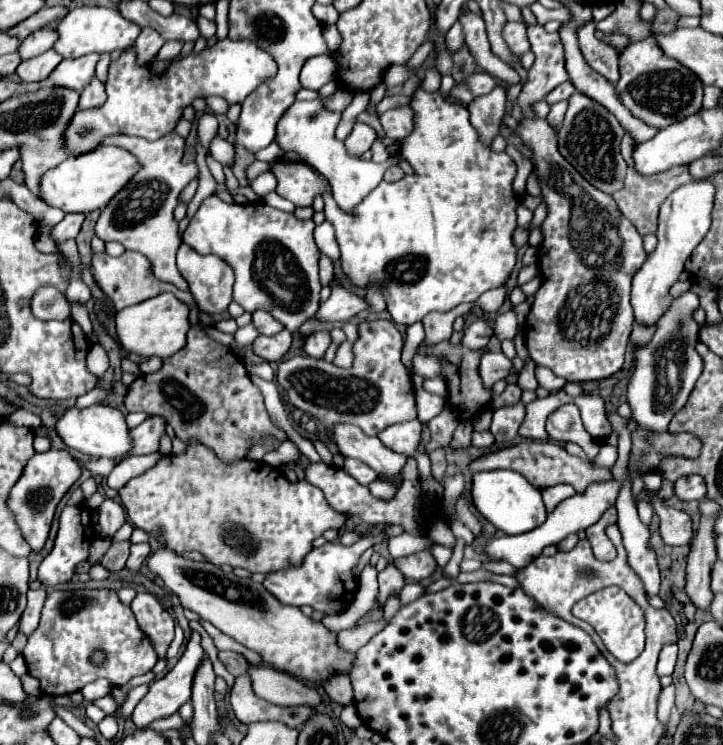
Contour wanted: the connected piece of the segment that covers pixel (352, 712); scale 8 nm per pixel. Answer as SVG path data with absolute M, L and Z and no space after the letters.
M349 704L349 706L343 708L343 712L341 712L341 722L343 722L345 726L349 726L349 728L357 728L357 726L363 724L361 718L357 716L357 710L355 710L353 704Z

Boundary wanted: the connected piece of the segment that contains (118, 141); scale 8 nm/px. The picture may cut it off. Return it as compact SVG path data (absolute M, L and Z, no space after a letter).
M169 132L167 136L155 142L133 136L109 136L99 146L125 148L139 160L139 172L101 210L95 234L103 242L121 242L127 250L141 252L153 262L153 270L159 280L175 284L181 290L189 290L189 284L185 282L176 266L177 248L181 240L177 234L177 222L173 220L173 210L177 206L179 192L191 180L199 178L199 168L195 162L181 162L183 138L179 138L175 132Z

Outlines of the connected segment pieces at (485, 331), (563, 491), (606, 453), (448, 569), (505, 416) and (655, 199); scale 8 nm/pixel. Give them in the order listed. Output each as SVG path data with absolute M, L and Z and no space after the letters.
M477 320L477 322L473 322L471 326L467 326L463 330L461 344L465 348L469 348L469 350L477 350L479 352L479 350L485 350L485 346L487 346L491 336L493 336L493 330L483 320Z
M557 484L557 486L553 486L553 488L543 490L543 502L545 502L547 512L551 512L561 500L565 500L565 498L569 498L569 496L573 496L573 494L575 494L575 488L565 486L565 484Z
M601 444L601 450L597 454L595 460L591 460L593 466L603 466L603 468L611 468L617 460L617 448L609 446L609 444Z
M457 538L457 546L455 546L455 552L453 552L453 558L451 562L447 562L447 566L443 566L443 574L449 578L449 580L455 580L457 574L459 574L459 562L461 562L461 550L465 546L465 540L463 538Z
M523 402L501 406L493 412L491 432L495 434L495 442L511 442L517 438L517 428L521 426L525 418L525 406Z
M631 168L625 186L613 194L619 210L645 236L657 230L659 204L677 188L677 168L663 174L639 176Z

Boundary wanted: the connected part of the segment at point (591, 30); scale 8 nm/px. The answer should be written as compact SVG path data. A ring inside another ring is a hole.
M589 20L587 24L581 24L577 28L577 40L579 40L579 50L583 52L585 62L595 72L605 76L611 84L615 84L619 80L619 70L617 70L619 52L615 48L609 48L605 42L597 40L593 20Z

